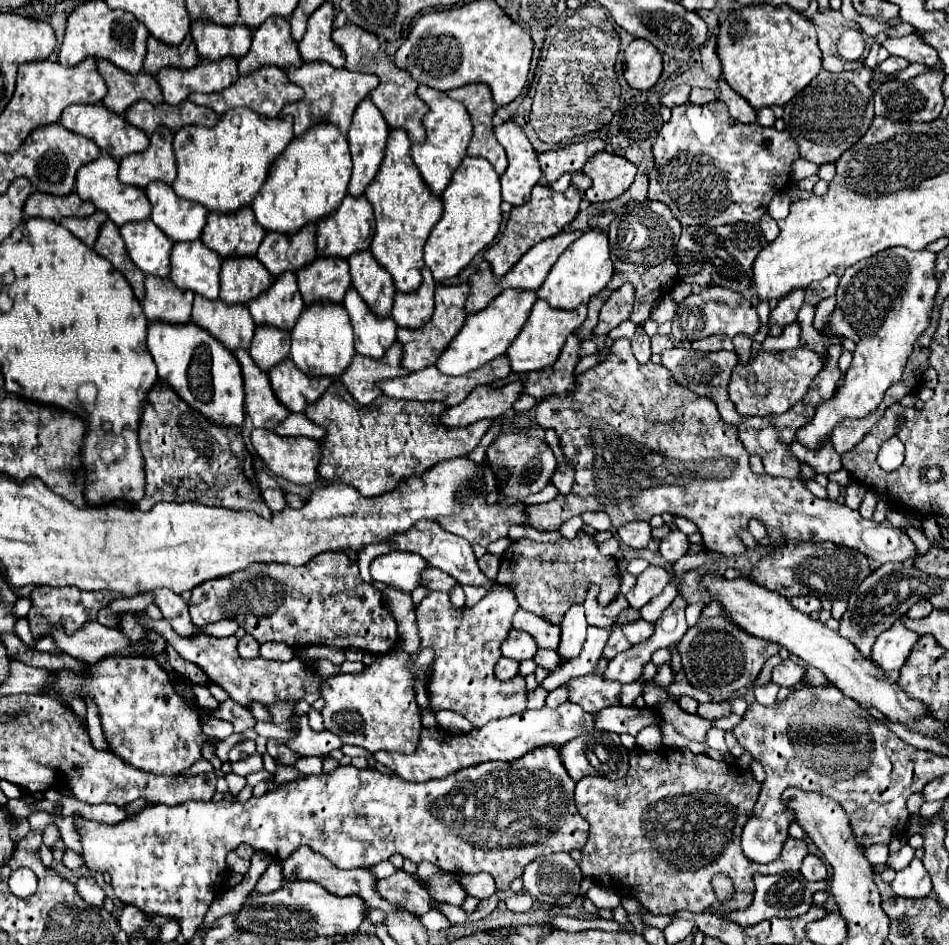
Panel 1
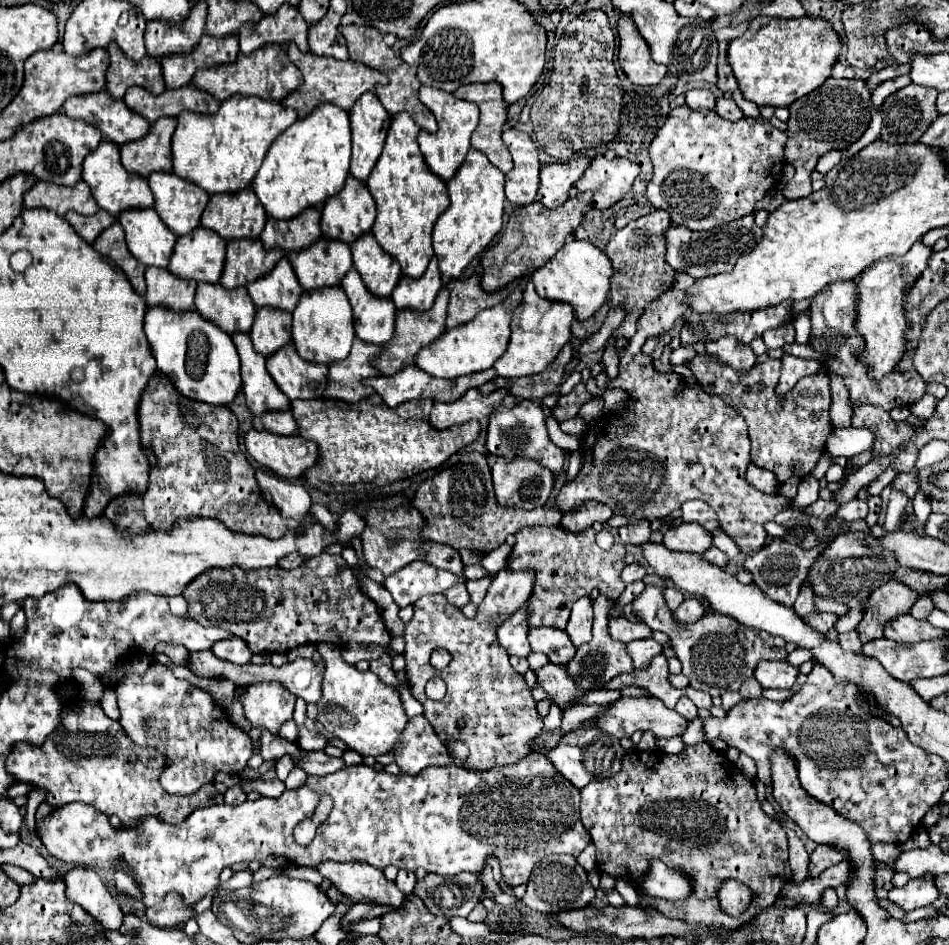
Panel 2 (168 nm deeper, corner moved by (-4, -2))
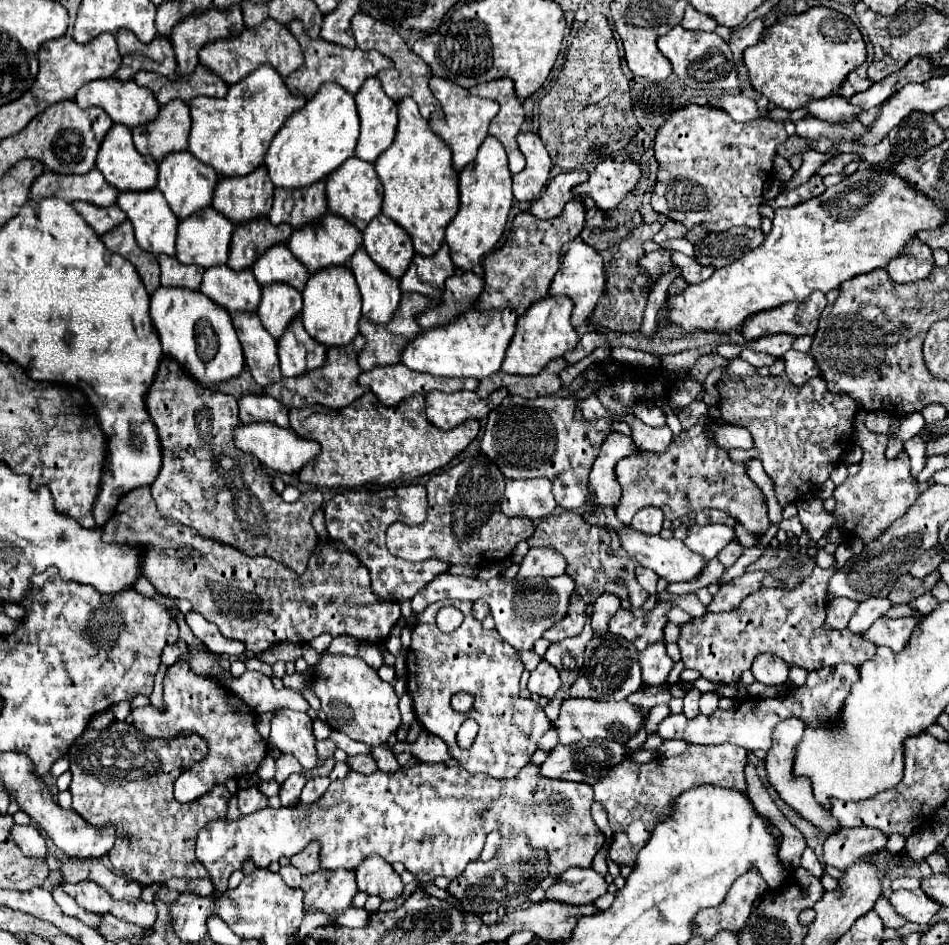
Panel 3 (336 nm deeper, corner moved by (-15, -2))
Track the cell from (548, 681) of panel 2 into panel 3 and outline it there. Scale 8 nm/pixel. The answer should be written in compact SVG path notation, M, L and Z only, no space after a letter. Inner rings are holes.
M545 659L531 673L531 679L527 685L527 689L531 693L543 695L543 697L553 697L561 687L563 687L563 681L559 677L559 671L551 663L547 663Z

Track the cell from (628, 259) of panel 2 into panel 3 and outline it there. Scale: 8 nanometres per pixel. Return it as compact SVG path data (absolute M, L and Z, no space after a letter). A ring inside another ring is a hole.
M649 223L649 225L639 225L635 231L631 231L619 245L617 253L613 255L609 267L607 267L607 297L603 297L603 301L599 301L597 309L593 311L591 323L593 325L601 325L609 331L637 331L643 319L643 309L647 305L647 295L649 295L649 283L653 277L649 277L649 273L639 267L639 259L645 255L643 243L653 239L653 235L661 229L661 223Z

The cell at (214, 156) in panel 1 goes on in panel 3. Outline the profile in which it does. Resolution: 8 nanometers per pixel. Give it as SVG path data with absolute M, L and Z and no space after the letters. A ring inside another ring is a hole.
M261 65L257 73L231 85L223 101L215 101L213 97L195 97L195 101L191 101L193 123L187 151L205 165L211 165L221 177L249 175L263 165L275 133L305 103L303 97L293 97L289 93L285 81L271 65Z

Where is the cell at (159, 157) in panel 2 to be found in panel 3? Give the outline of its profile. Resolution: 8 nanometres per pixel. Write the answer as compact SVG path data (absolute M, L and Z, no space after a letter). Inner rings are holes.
M171 101L167 109L159 111L159 117L151 125L133 129L133 143L141 155L153 157L157 163L169 153L185 151L191 129L189 107L183 101Z

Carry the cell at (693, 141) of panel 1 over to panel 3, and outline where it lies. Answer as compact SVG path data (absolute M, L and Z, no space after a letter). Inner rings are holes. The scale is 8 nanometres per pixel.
M709 105L677 109L655 137L659 173L651 201L653 209L683 223L687 229L695 225L703 225L709 231L727 231L735 225L759 227L763 185L773 175L777 147L787 137L781 121L753 119L737 123Z

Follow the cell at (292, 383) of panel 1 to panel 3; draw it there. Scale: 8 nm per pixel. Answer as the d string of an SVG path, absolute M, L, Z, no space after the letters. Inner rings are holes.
M299 317L289 325L287 333L277 343L283 377L299 377L325 365L325 345L319 345L317 341L311 341L311 337L307 337L307 331L303 329Z

